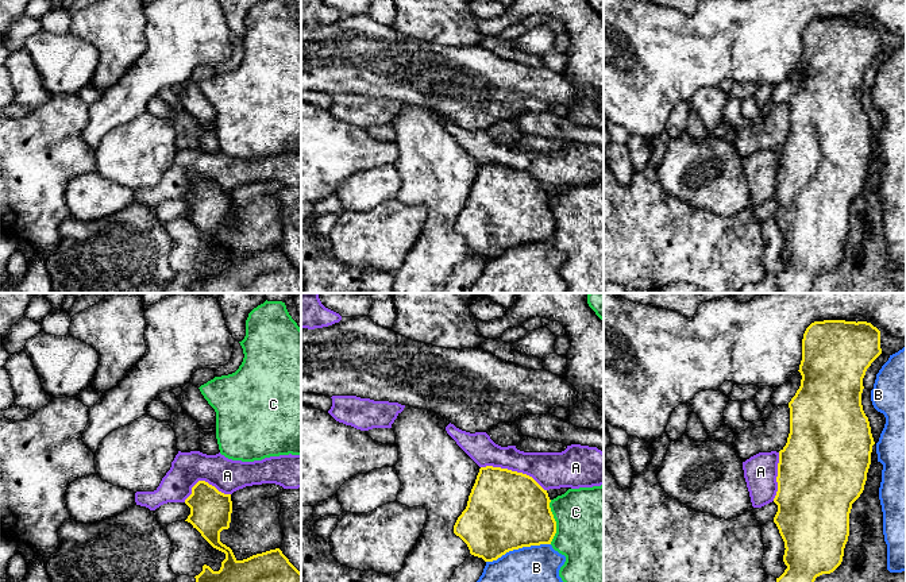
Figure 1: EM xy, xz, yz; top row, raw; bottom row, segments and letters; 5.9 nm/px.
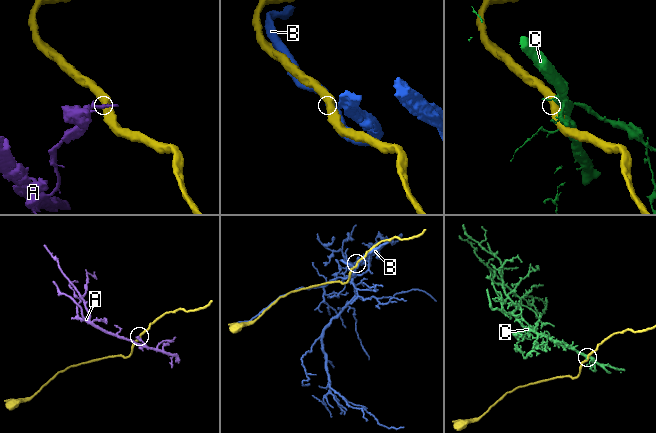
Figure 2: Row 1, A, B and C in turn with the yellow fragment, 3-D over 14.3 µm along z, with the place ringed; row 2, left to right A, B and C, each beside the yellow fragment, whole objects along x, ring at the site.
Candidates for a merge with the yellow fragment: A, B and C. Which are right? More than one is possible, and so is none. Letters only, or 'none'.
none

